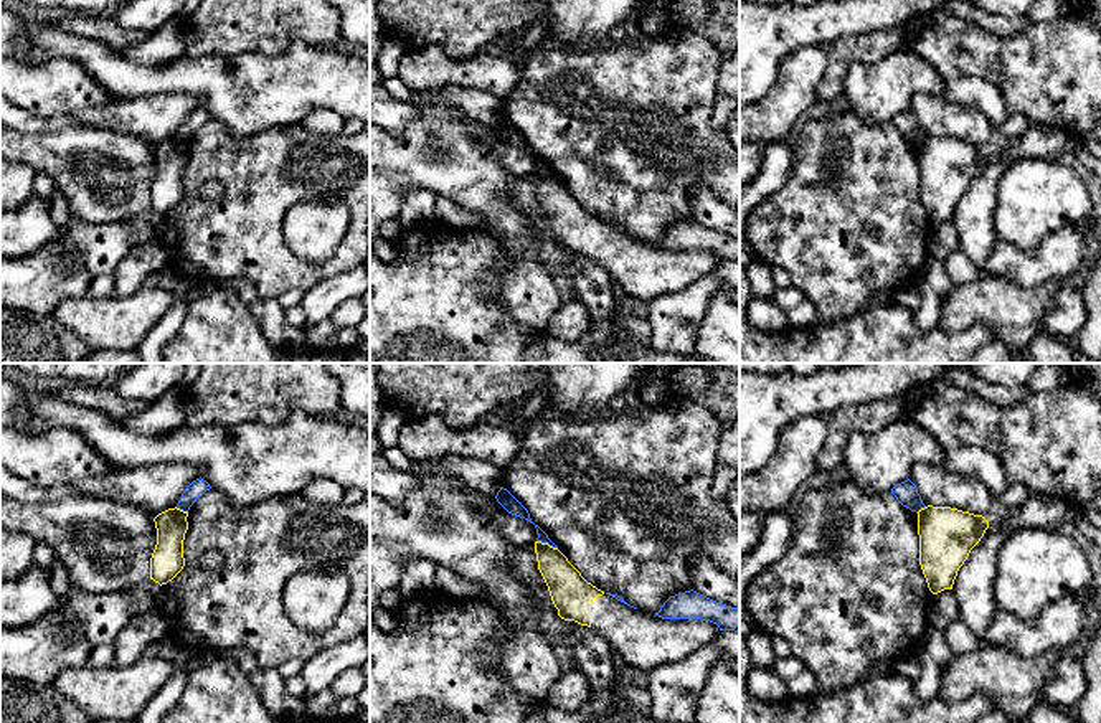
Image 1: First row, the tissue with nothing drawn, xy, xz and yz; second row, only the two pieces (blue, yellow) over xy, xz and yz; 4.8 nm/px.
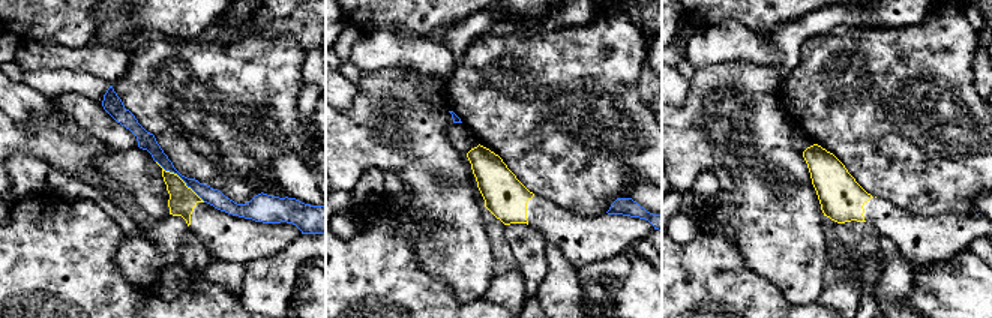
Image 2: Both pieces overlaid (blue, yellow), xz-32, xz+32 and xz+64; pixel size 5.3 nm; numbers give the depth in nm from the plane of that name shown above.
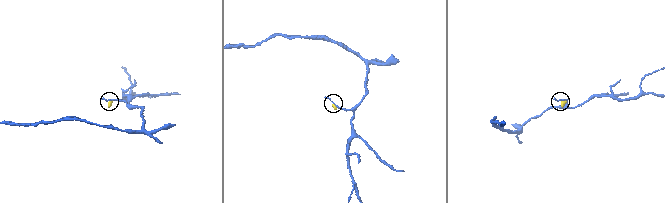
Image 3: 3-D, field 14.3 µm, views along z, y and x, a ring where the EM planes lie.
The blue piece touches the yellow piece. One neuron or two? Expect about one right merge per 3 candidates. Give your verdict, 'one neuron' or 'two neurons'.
two neurons

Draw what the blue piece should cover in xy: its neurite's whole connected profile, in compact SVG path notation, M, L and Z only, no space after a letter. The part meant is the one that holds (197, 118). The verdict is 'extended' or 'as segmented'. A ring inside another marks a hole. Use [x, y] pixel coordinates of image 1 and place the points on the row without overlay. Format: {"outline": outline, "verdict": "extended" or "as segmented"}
{"outline": "M201 107L193 111L182 124L177 139L188 142L190 137L196 132L196 129L201 127L210 119L211 119L210 114Z", "verdict": "as segmented"}

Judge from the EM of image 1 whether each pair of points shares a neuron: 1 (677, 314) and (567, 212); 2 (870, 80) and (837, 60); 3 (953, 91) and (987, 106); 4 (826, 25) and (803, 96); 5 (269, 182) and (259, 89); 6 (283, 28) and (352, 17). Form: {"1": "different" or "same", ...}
{"1": "different", "2": "different", "3": "same", "4": "different", "5": "different", "6": "different"}

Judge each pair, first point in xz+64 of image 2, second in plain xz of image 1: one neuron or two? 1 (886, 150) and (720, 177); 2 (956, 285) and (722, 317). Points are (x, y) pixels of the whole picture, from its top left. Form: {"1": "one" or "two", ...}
{"1": "one", "2": "one"}

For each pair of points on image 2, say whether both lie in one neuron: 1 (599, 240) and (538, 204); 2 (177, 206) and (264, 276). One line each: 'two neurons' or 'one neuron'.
1: one neuron
2: two neurons

